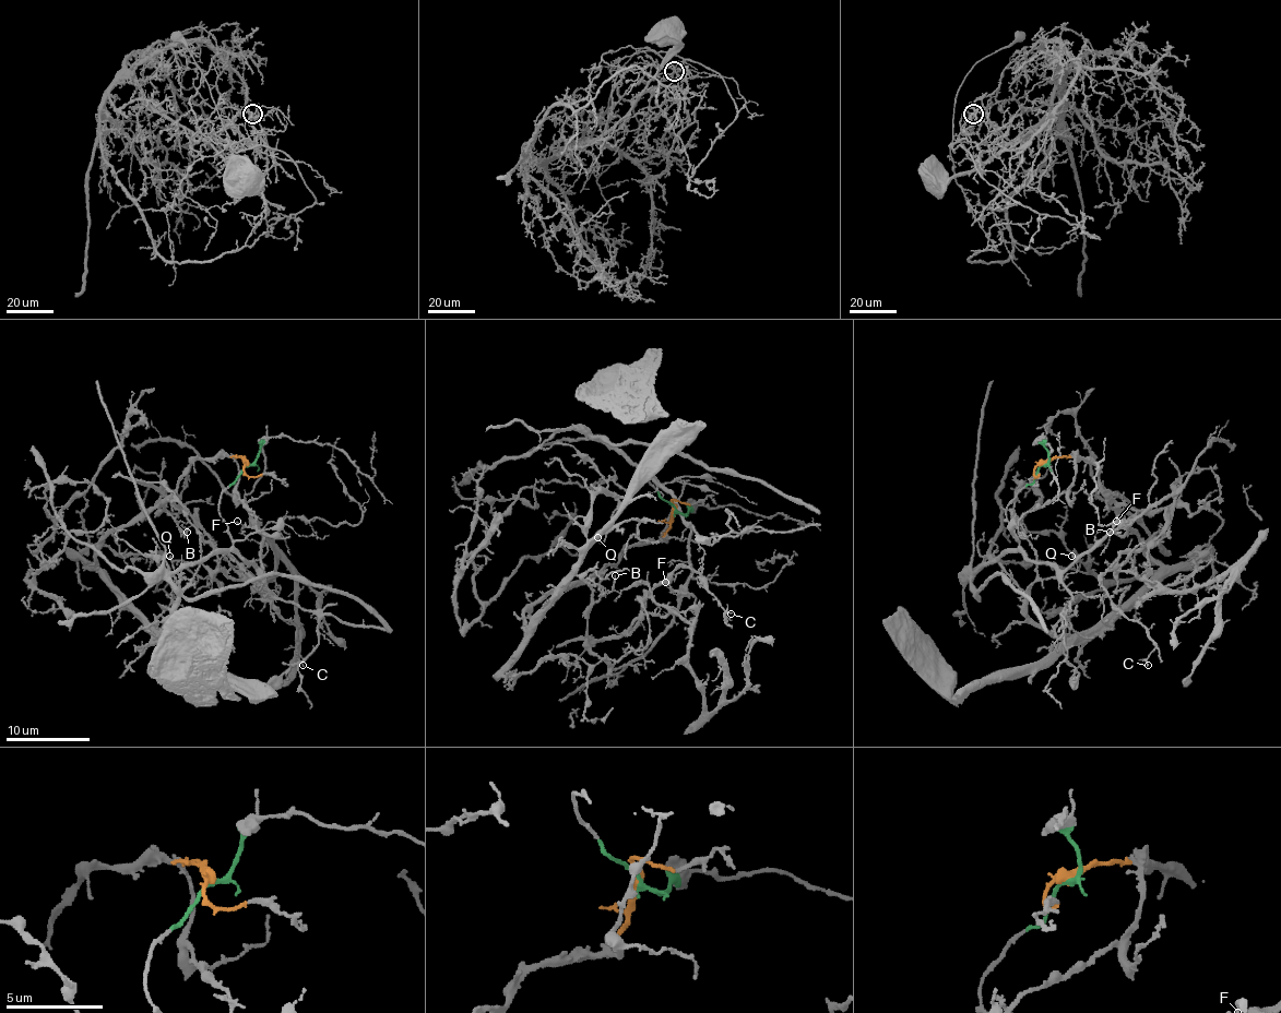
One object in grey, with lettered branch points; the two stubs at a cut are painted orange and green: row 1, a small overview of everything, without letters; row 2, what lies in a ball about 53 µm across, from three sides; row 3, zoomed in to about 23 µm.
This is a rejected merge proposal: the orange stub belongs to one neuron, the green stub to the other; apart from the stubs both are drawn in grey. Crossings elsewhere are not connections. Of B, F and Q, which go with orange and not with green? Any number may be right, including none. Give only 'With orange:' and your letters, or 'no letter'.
With orange: B, Q

